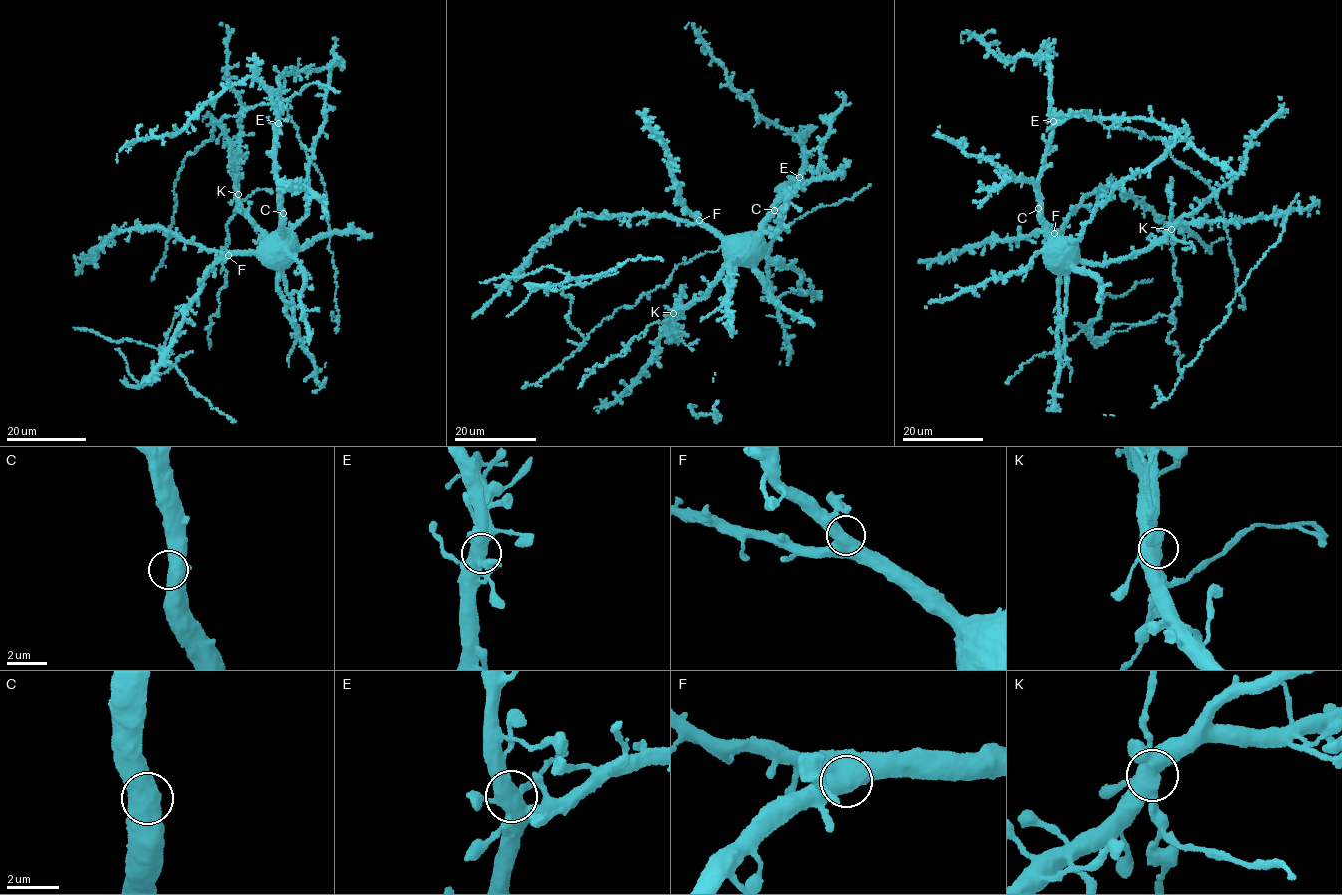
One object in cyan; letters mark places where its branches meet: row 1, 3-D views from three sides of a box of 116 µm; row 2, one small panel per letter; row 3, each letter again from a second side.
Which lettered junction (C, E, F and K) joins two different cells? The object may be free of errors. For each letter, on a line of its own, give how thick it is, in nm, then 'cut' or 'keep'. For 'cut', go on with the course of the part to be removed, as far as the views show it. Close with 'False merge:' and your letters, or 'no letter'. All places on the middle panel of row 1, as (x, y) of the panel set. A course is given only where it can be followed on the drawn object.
C: calibre 550 nm; keep
E: calibre 460 nm; keep
F: calibre 480 nm; keep
K: calibre 550 nm; cut
False merge: K

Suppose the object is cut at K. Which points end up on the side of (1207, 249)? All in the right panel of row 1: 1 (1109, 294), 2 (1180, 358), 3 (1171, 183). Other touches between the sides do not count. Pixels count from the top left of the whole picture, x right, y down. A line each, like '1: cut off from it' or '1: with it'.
1: cut off from it
2: cut off from it
3: cut off from it

